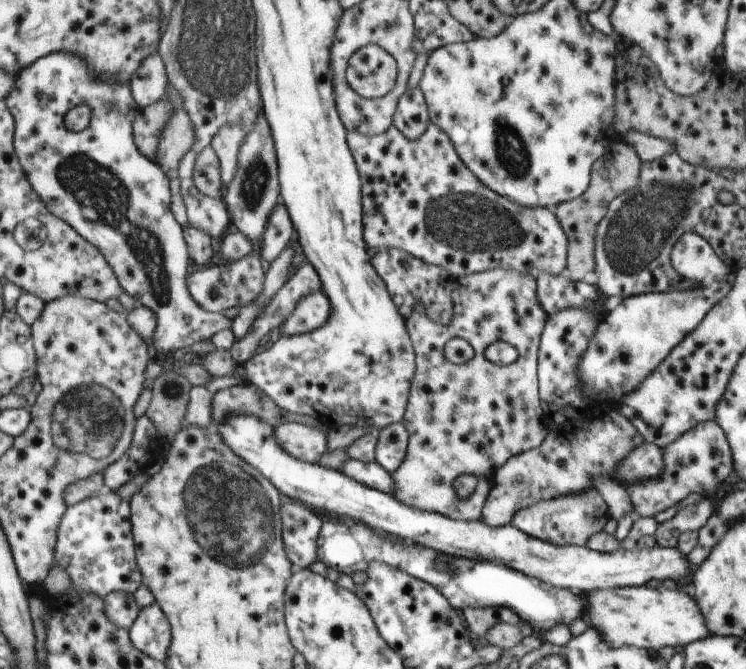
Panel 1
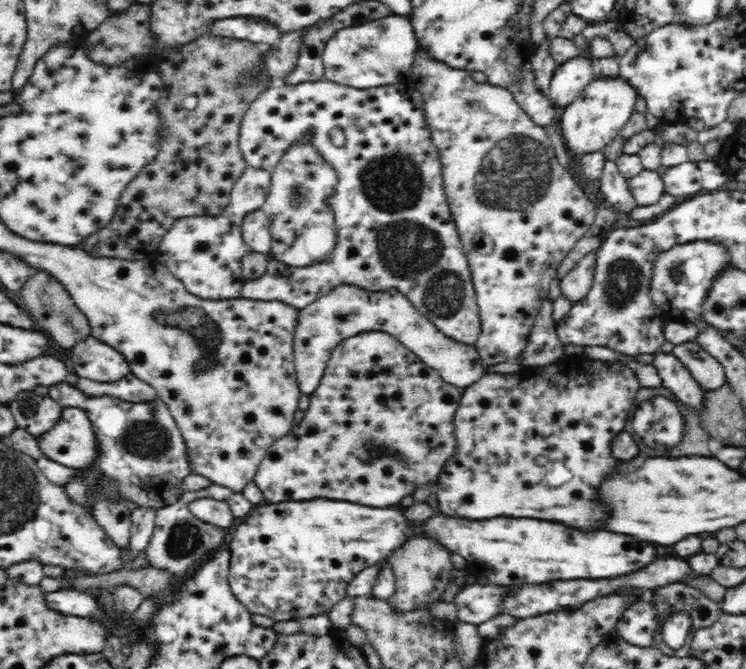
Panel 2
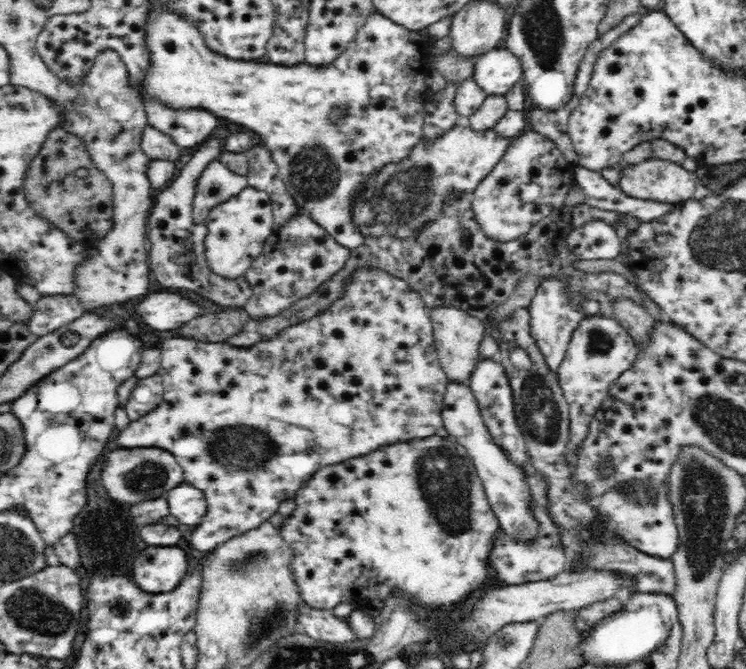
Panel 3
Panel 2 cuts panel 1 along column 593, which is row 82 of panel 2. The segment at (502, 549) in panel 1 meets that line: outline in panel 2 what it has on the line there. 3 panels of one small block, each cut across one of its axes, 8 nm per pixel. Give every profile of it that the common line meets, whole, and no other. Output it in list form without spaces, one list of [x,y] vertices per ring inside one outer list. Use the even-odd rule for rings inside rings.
[[[578,56],[559,64],[550,82],[550,100],[562,109],[578,98],[578,95],[595,78],[591,58]]]

